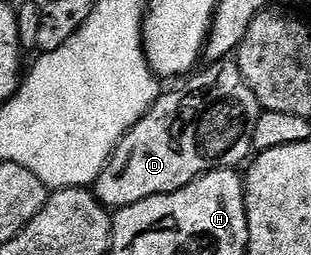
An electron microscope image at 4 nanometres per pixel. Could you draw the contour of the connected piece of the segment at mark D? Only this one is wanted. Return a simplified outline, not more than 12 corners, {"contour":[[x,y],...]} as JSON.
{"contour":[[238,64],[164,92],[93,186],[108,211],[252,156]]}

